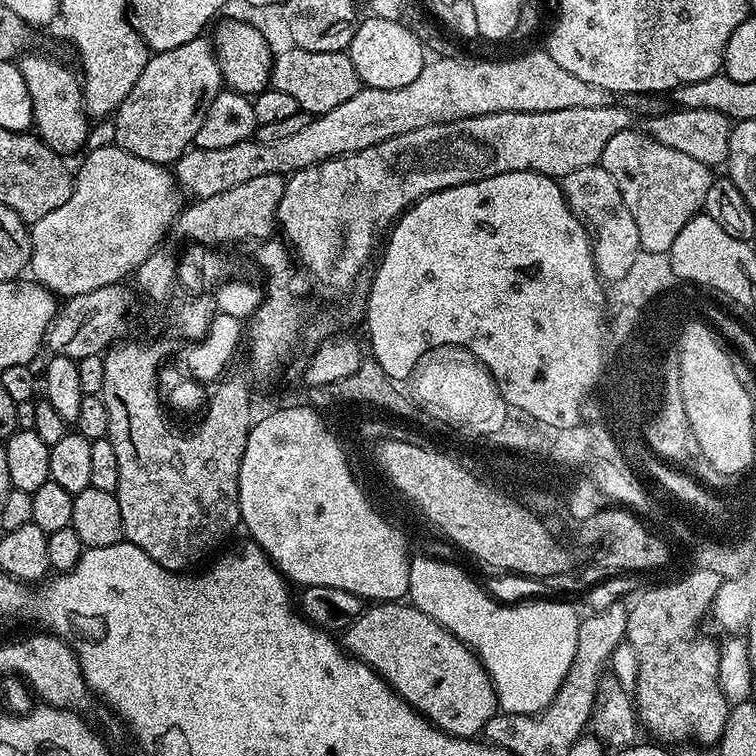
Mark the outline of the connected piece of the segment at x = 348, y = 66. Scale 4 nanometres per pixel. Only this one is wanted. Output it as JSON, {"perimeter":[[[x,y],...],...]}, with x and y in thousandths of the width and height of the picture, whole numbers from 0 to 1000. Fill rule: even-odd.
{"perimeter":[[[381,61],[377,69],[366,67],[360,81],[358,115],[373,119],[373,124],[384,124],[389,135],[394,135],[397,147],[422,151],[431,146],[442,146],[442,140],[452,140],[479,115],[474,93],[468,93],[468,82],[459,67],[422,69],[421,66],[399,66]]]}

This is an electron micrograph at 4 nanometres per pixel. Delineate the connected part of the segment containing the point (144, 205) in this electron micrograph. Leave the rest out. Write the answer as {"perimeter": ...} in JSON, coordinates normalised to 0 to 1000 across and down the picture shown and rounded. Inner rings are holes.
{"perimeter":[[[157,193],[124,197],[114,206],[106,224],[99,224],[93,262],[87,262],[87,269],[77,272],[77,278],[61,283],[61,288],[50,288],[40,302],[41,369],[79,394],[119,389],[119,384],[160,374],[168,360],[169,364],[179,361],[180,353],[204,329],[213,327],[216,317],[212,316],[224,311],[228,296],[241,279],[239,255],[229,229],[218,218],[193,214]]]}

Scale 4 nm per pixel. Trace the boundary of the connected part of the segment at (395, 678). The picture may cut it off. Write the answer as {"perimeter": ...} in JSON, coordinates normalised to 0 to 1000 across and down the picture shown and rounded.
{"perimeter":[[[534,796],[493,798],[483,803],[480,812],[462,831],[454,832],[452,841],[452,856],[459,866],[492,882],[497,893],[517,905],[520,913],[544,937],[550,938],[557,947],[594,974],[634,975],[646,951],[659,940],[651,899],[646,896],[646,888],[636,881],[628,862],[618,857],[604,841],[595,839],[595,833],[574,823],[549,802]]]}

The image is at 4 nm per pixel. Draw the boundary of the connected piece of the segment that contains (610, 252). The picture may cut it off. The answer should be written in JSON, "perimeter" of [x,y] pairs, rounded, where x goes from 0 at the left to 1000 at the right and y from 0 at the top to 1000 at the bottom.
{"perimeter":[[[787,217],[770,220],[770,225],[759,225],[759,230],[749,230],[743,235],[743,247],[754,278],[767,290],[767,296],[778,310],[794,312],[794,351],[788,353],[788,360],[795,372],[811,373],[827,366],[849,329],[844,299],[839,299],[839,287],[833,284],[833,278],[828,278],[828,267],[823,267],[817,241],[812,241],[799,222]]]}

